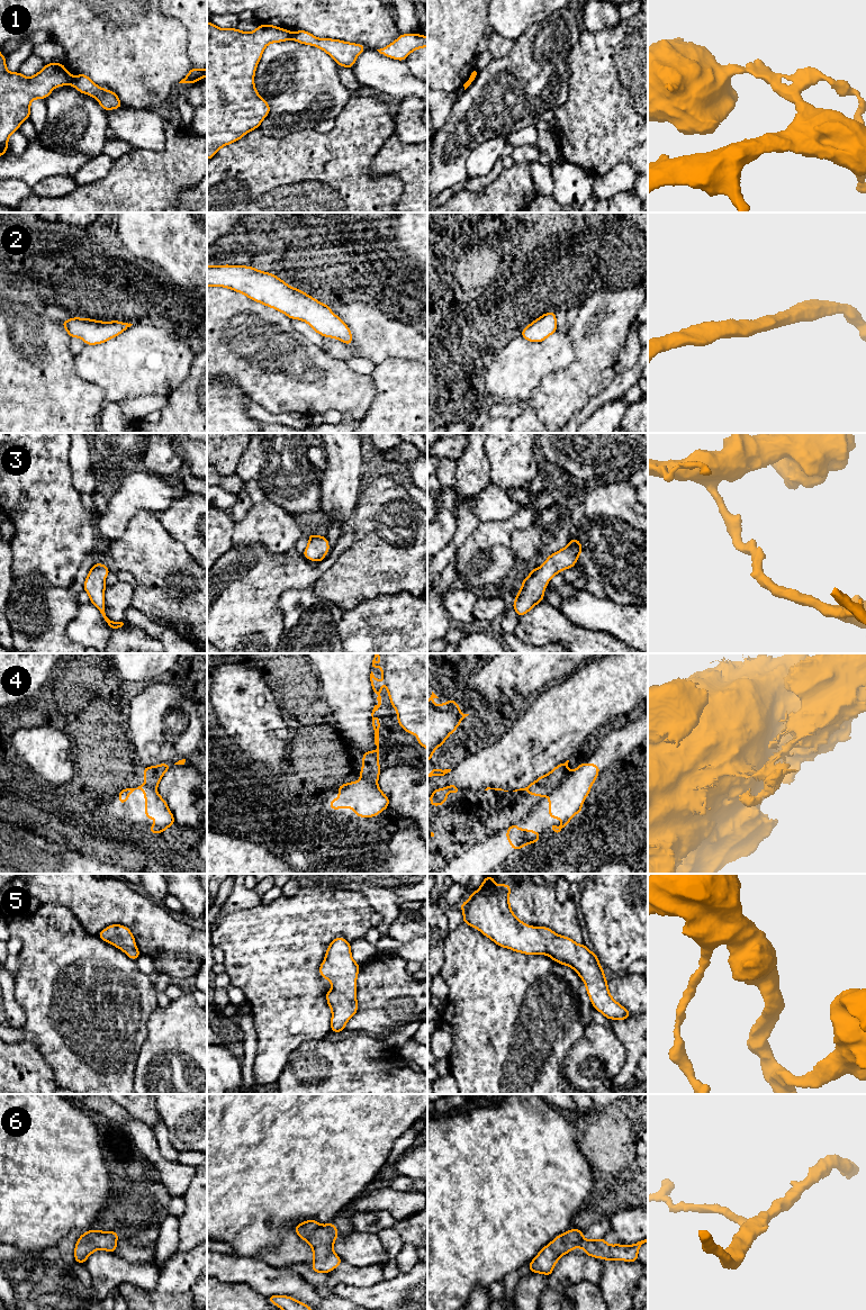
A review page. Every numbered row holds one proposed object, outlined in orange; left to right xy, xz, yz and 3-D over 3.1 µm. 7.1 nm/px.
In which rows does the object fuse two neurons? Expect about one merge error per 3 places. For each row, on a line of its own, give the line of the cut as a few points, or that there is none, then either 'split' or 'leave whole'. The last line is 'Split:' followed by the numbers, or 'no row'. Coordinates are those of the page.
1: xy (73, 78), (70, 83) | split
2: no cut | leave whole
3: no cut | leave whole
4: yz (570, 773), (548, 794) | split
5: no cut | leave whole
6: no cut | leave whole
Split: 1, 4

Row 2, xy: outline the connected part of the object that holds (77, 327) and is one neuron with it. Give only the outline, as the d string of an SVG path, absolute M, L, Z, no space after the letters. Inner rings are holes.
M73 317L61 323L66 329L70 338L82 338L85 345L105 343L130 327L133 324L118 320L101 322L90 318Z

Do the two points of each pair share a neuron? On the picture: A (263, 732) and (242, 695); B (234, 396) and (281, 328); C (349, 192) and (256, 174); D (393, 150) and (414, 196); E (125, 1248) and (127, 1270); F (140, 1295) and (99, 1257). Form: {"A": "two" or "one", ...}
{"A": "one", "B": "two", "C": "one", "D": "one", "E": "two", "F": "two"}

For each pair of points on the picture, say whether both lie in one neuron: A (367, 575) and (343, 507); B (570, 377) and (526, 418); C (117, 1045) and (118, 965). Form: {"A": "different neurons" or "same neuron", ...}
{"A": "different neurons", "B": "different neurons", "C": "same neuron"}

